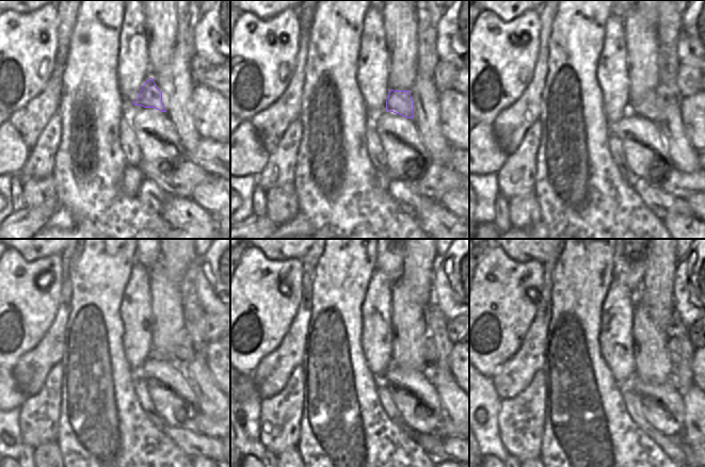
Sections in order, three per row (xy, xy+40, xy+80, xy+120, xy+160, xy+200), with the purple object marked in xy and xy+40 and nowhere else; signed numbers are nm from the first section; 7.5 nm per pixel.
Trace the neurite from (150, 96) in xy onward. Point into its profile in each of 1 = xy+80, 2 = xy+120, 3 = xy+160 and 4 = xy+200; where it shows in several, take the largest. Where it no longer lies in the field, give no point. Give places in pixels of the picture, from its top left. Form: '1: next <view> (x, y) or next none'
1: next xy+80 (650, 108)
2: next xy+120 (186, 351)
3: next xy+160 (429, 349)
4: next xy+200 (674, 350)

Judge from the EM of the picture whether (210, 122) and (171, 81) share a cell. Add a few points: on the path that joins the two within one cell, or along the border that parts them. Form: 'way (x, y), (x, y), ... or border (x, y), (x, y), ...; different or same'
border (196, 82), (192, 90), (192, 116), (195, 127); different

